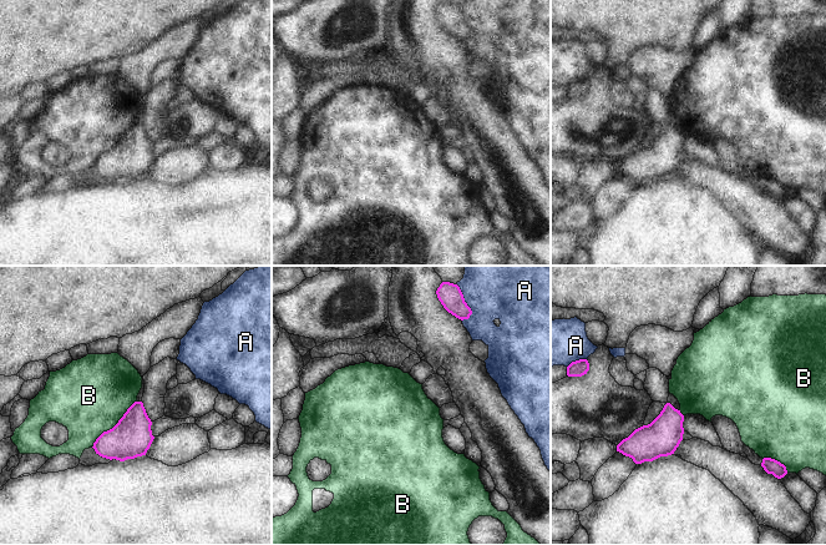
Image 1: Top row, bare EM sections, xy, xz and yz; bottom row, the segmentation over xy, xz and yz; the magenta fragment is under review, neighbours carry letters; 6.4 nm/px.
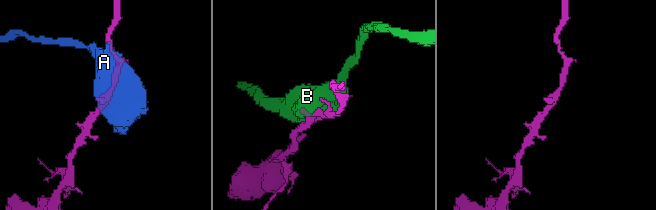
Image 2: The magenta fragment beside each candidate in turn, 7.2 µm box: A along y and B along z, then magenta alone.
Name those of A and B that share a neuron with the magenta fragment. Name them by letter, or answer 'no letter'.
no letter

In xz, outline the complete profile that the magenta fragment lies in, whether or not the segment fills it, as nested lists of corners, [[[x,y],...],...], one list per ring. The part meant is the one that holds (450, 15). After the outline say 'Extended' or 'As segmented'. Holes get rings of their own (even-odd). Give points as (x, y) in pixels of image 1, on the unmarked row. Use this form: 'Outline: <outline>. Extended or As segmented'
Outline: [[[442,2],[437,9],[436,15],[444,29],[456,39],[463,41],[468,40],[472,35],[472,31],[465,22],[463,15],[457,5]]]. As segmented

